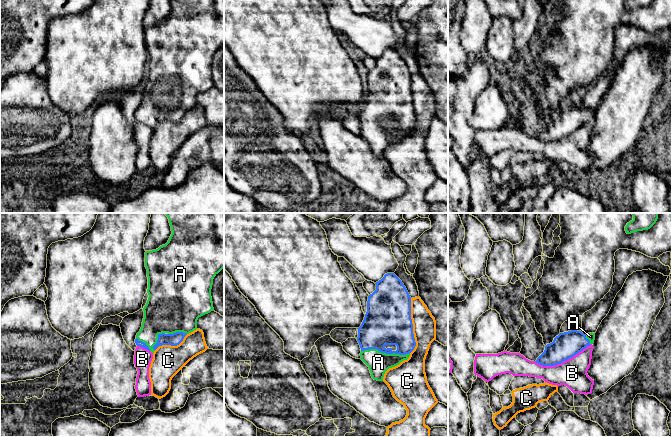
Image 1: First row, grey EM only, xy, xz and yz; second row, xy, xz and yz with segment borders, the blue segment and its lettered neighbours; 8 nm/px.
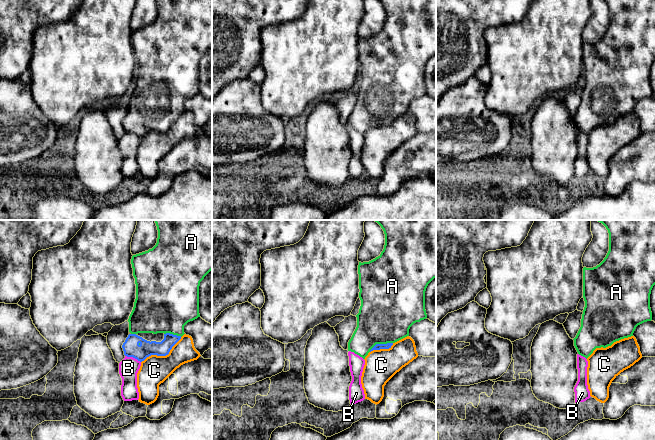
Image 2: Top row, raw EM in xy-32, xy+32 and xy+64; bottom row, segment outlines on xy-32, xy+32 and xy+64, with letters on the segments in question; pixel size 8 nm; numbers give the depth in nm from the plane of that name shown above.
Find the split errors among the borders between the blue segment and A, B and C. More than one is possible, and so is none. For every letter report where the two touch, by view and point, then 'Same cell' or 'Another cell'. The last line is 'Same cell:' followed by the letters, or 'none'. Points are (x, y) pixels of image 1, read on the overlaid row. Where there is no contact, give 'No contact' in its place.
A: Touches blue at xz (385, 352). Same cell
B: Touches blue at yz (563, 360). Another cell
C: Touches blue at xz (412, 326). Another cell
Same cell: A

